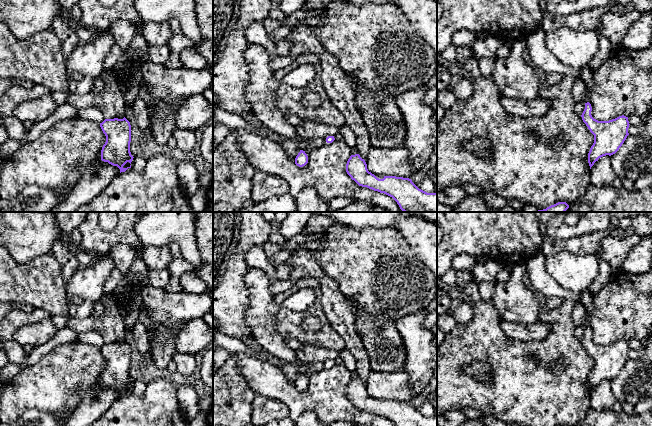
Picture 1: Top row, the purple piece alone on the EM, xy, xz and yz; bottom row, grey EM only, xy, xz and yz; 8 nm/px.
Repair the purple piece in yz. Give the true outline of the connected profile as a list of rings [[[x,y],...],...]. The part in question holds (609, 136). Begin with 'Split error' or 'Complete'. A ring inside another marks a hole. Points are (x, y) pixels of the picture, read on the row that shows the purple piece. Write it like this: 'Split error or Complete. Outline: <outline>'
Complete. Outline: [[[585,103],[581,115],[583,122],[594,135],[594,143],[588,153],[588,163],[591,167],[599,158],[615,154],[626,140],[629,128],[628,117],[622,115],[609,121],[598,121],[591,115],[592,107]]]

